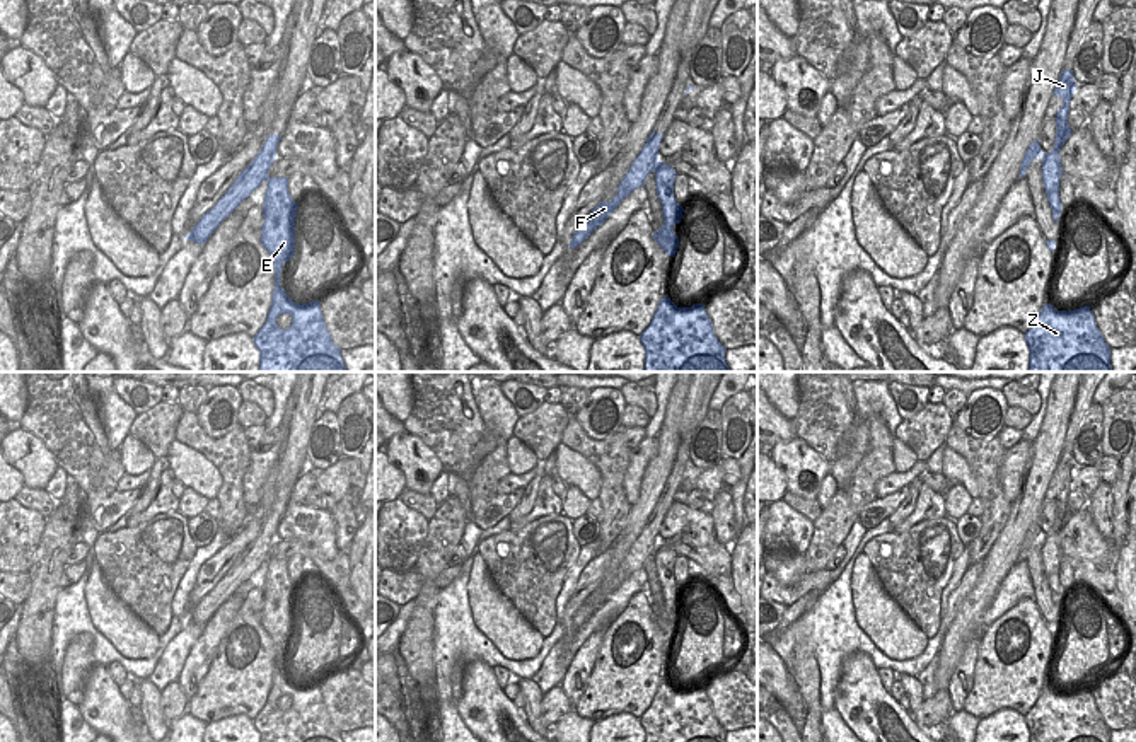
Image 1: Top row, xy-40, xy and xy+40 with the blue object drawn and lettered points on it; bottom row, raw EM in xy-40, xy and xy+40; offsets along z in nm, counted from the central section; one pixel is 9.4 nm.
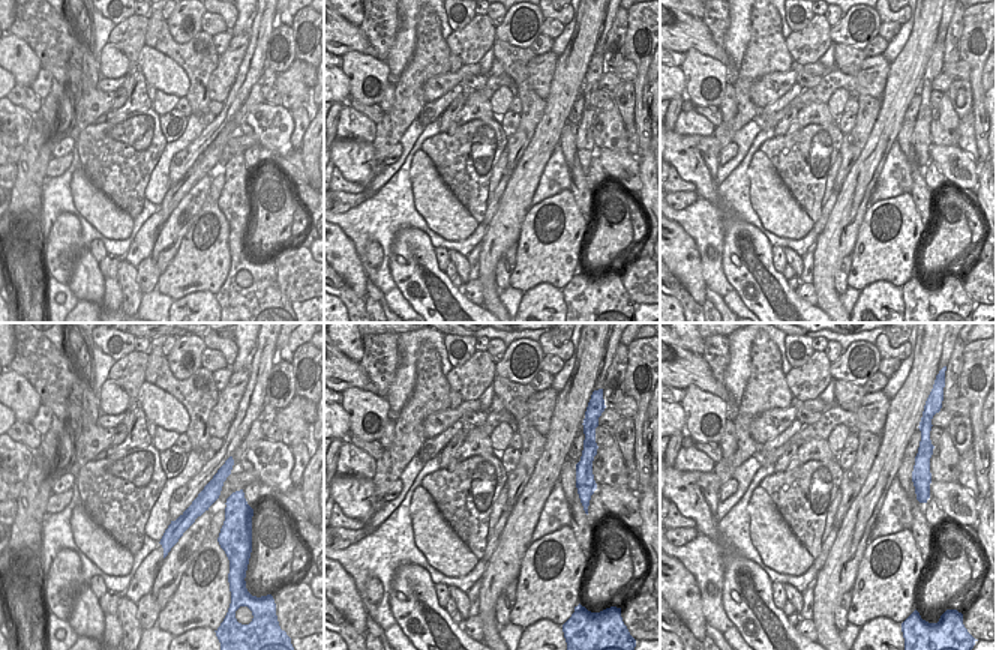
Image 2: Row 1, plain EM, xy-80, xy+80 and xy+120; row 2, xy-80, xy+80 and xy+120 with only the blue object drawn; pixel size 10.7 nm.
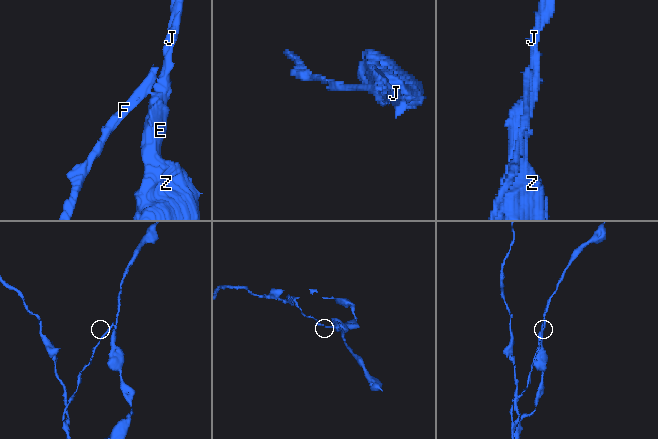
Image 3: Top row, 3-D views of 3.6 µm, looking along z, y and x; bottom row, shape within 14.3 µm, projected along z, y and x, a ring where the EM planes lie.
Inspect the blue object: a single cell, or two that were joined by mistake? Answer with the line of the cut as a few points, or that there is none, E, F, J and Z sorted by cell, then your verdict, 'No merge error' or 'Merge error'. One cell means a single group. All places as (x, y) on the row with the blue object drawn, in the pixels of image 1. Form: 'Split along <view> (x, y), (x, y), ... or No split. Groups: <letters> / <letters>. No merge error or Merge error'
Split along xy (660, 162), (654, 169). Groups: E J Z / F. Merge error.

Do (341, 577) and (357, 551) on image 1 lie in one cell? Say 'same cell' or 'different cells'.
different cells

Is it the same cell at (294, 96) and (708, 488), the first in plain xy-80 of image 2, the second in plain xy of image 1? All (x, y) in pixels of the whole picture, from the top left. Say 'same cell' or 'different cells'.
same cell

